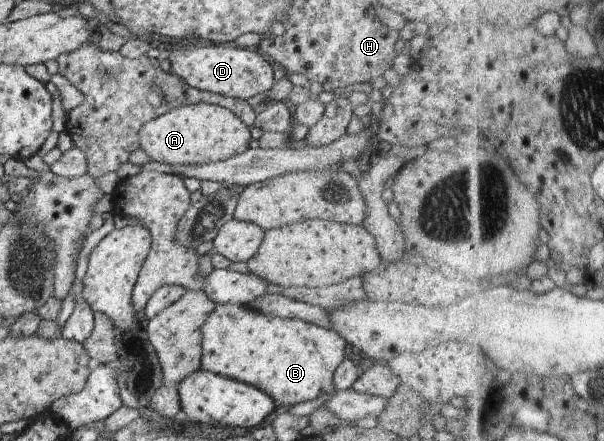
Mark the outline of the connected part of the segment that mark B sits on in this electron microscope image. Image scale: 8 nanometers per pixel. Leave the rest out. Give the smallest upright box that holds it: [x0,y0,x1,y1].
[200,305,345,409]

